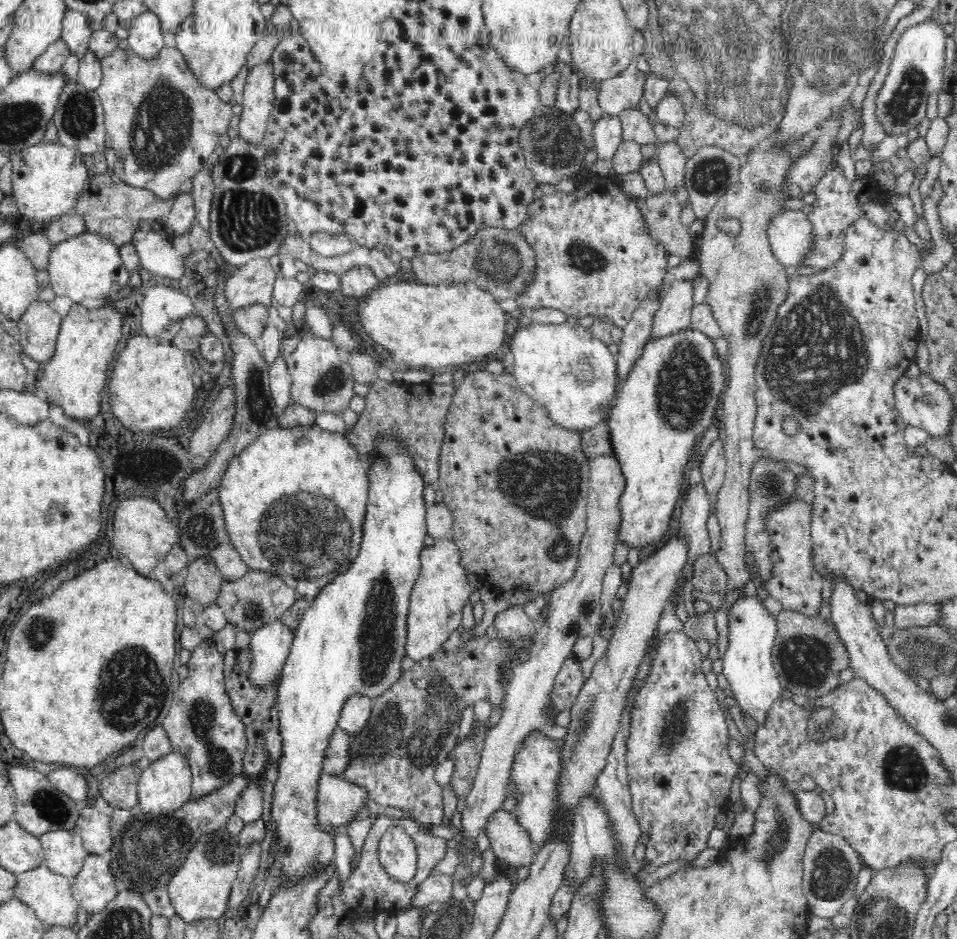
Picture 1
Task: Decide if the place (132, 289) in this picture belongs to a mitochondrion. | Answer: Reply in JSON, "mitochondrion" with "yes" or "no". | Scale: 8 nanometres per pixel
{"mitochondrion":"no"}

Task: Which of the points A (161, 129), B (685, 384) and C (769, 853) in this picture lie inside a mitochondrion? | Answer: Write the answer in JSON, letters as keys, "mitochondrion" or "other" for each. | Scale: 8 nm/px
{"A":"mitochondrion","B":"mitochondrion","C":"mitochondrion"}

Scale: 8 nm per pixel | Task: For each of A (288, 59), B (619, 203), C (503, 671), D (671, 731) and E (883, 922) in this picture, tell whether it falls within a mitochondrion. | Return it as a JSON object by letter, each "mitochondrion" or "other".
{"A":"other","B":"other","C":"other","D":"mitochondrion","E":"mitochondrion"}

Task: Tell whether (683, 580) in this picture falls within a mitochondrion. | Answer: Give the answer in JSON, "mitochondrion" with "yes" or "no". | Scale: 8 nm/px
{"mitochondrion":"no"}

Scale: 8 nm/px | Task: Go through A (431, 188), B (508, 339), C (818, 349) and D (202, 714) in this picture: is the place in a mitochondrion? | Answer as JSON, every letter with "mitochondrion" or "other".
{"A":"other","B":"other","C":"mitochondrion","D":"mitochondrion"}

